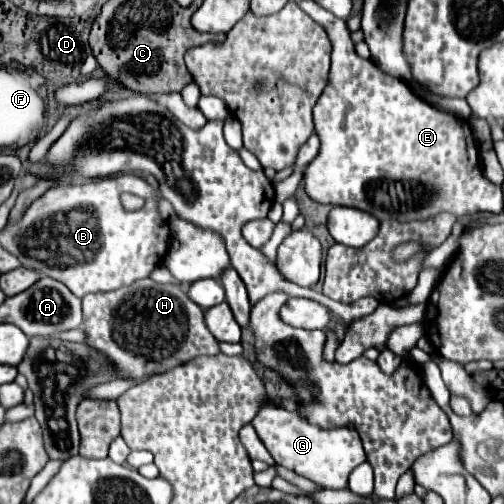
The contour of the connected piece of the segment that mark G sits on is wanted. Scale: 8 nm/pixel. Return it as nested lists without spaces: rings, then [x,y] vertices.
[[[268,403],[252,421],[260,441],[270,451],[274,461],[324,489],[346,489],[348,475],[354,467],[366,461],[360,435],[346,427],[322,429],[310,425],[298,411],[286,411],[276,403]]]

